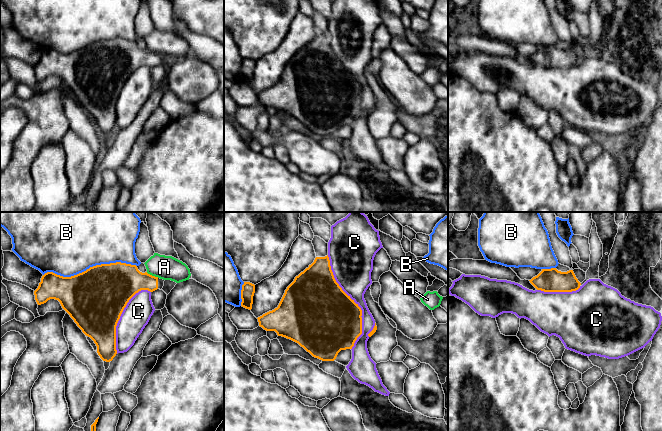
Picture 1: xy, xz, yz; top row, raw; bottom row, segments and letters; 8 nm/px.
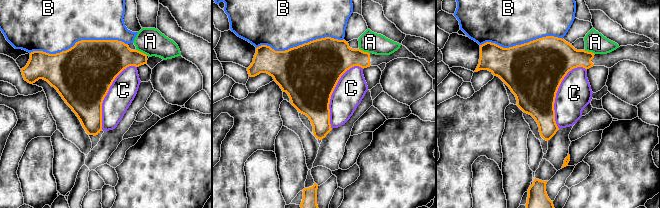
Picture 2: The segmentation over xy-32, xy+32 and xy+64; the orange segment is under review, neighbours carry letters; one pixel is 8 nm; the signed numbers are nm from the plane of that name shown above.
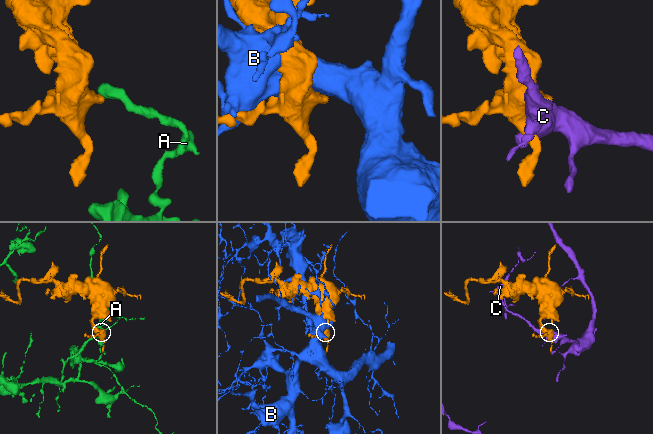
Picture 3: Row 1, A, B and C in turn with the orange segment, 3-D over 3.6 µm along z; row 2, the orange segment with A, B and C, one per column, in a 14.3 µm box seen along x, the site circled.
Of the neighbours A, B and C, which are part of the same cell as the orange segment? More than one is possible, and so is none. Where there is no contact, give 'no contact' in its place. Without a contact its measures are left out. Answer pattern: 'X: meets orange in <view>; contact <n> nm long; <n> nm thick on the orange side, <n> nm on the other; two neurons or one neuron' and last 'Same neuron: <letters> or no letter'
A: meets orange in xy; contact 110 nm long; 300 nm thick on the orange side, 190 nm on the other; two neurons
B: meets orange in xy; contact 750 nm long; 460 nm thick on the orange side, 500 nm on the other; two neurons
C: meets orange in xz; contact 800 nm long; 500 nm thick on the orange side, 300 nm on the other; two neurons
Same neuron: no letter

